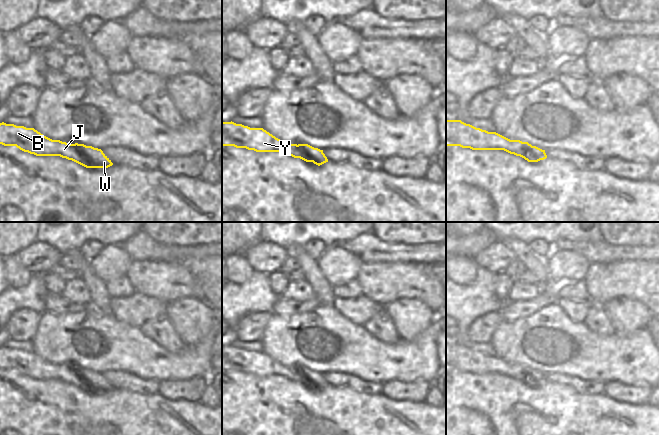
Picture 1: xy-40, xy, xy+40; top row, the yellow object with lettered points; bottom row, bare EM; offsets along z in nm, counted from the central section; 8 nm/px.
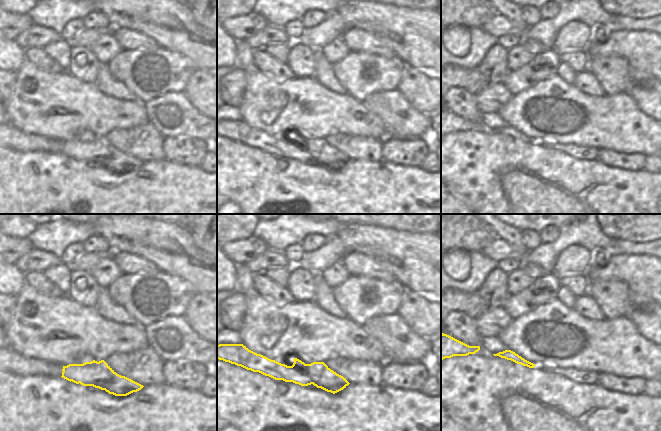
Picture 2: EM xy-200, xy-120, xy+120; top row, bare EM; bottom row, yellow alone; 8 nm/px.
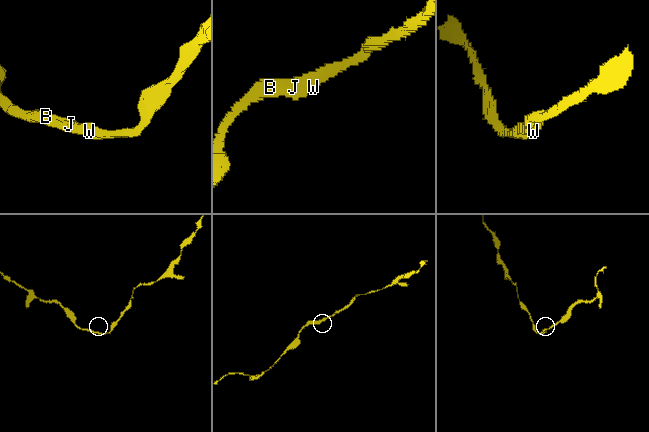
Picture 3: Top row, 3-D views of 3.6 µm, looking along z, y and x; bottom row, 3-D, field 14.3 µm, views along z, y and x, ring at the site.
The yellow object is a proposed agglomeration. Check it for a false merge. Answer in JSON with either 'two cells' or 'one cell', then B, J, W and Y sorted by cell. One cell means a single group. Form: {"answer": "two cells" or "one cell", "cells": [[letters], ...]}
{"answer": "one cell", "cells": [["B", "J", "W", "Y"]]}

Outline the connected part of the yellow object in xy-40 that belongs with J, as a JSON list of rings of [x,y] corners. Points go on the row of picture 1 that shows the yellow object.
[[[0,123],[0,144],[16,146],[36,156],[60,156],[86,168],[108,168],[113,165],[101,149],[84,144],[52,140],[34,128]]]

